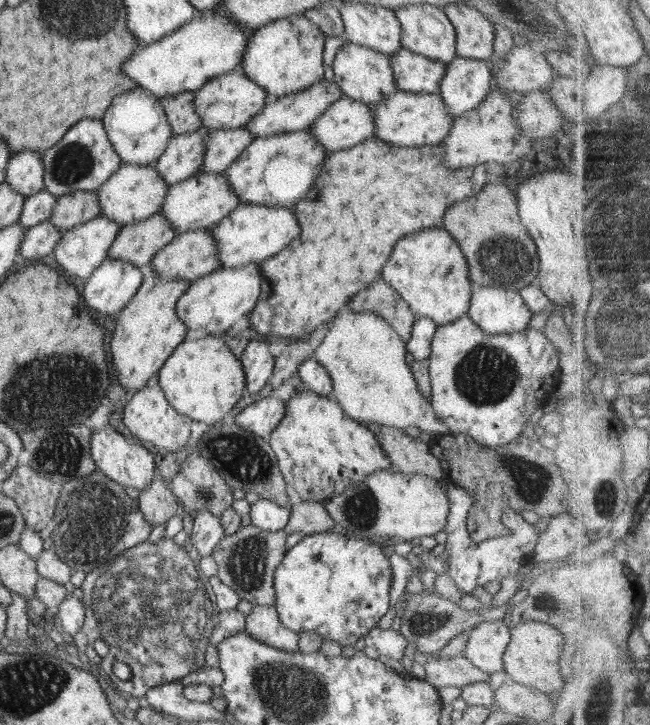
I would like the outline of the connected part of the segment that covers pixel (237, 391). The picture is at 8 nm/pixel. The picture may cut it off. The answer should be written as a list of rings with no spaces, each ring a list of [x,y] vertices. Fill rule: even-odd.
[[[212,334],[196,342],[183,341],[159,370],[158,387],[180,414],[198,422],[215,425],[228,417],[240,398],[247,397],[241,361],[222,340]]]

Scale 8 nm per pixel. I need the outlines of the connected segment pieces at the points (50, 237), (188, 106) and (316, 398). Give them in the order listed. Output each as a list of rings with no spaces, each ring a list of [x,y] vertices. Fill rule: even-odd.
[[[50,220],[41,222],[26,230],[26,237],[20,243],[20,256],[29,263],[36,263],[43,256],[52,254],[63,231],[56,228]]]
[[[194,92],[164,96],[161,103],[173,135],[192,134],[201,128],[202,120],[194,110]]]
[[[308,390],[295,392],[286,400],[286,414],[268,436],[278,467],[303,501],[324,501],[364,480],[364,477],[391,469],[375,434],[352,420],[333,397],[322,397]]]

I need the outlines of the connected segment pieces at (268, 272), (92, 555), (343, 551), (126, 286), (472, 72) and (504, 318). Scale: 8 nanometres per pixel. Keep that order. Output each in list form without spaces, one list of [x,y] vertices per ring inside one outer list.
[[[374,137],[352,148],[329,153],[322,165],[322,173],[316,177],[310,192],[292,206],[294,216],[300,222],[300,236],[260,266],[262,288],[259,302],[250,314],[252,330],[262,336],[274,334],[301,340],[314,333],[321,324],[330,324],[330,320],[338,316],[342,304],[347,304],[357,292],[381,278],[382,268],[396,240],[422,228],[434,228],[442,220],[448,202],[444,200],[444,194],[436,190],[444,176],[448,176],[448,167],[444,161],[443,143],[392,146]]]
[[[98,466],[90,476],[84,476],[82,482],[70,480],[64,484],[64,490],[57,498],[53,519],[52,548],[74,573],[83,570],[88,574],[97,567],[102,567],[106,560],[114,559],[114,556],[128,548],[134,548],[146,541],[153,528],[148,520],[144,520],[138,501],[130,498],[118,482],[102,474]]]
[[[338,529],[305,536],[286,550],[280,566],[274,571],[274,591],[280,622],[294,632],[316,632],[324,641],[332,640],[344,646],[360,647],[368,634],[390,607],[392,568],[387,549],[376,539],[350,538]]]
[[[104,259],[84,283],[83,304],[102,318],[109,316],[116,320],[122,308],[138,292],[143,270],[126,260]]]
[[[456,56],[446,67],[438,93],[448,108],[448,114],[456,119],[474,110],[488,96],[492,85],[488,61]]]
[[[473,288],[469,318],[488,335],[521,332],[530,326],[532,312],[516,290]]]

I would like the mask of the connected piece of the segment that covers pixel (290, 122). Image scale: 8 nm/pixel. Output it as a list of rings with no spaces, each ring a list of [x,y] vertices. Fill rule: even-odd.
[[[324,78],[318,80],[316,84],[312,84],[310,88],[306,88],[295,94],[288,94],[288,96],[275,100],[267,100],[264,109],[260,113],[256,113],[244,128],[252,134],[252,138],[254,139],[264,138],[264,136],[270,136],[270,134],[304,131],[316,121],[316,117],[320,117],[334,101],[340,99],[342,96],[344,95],[335,80],[327,81]]]

